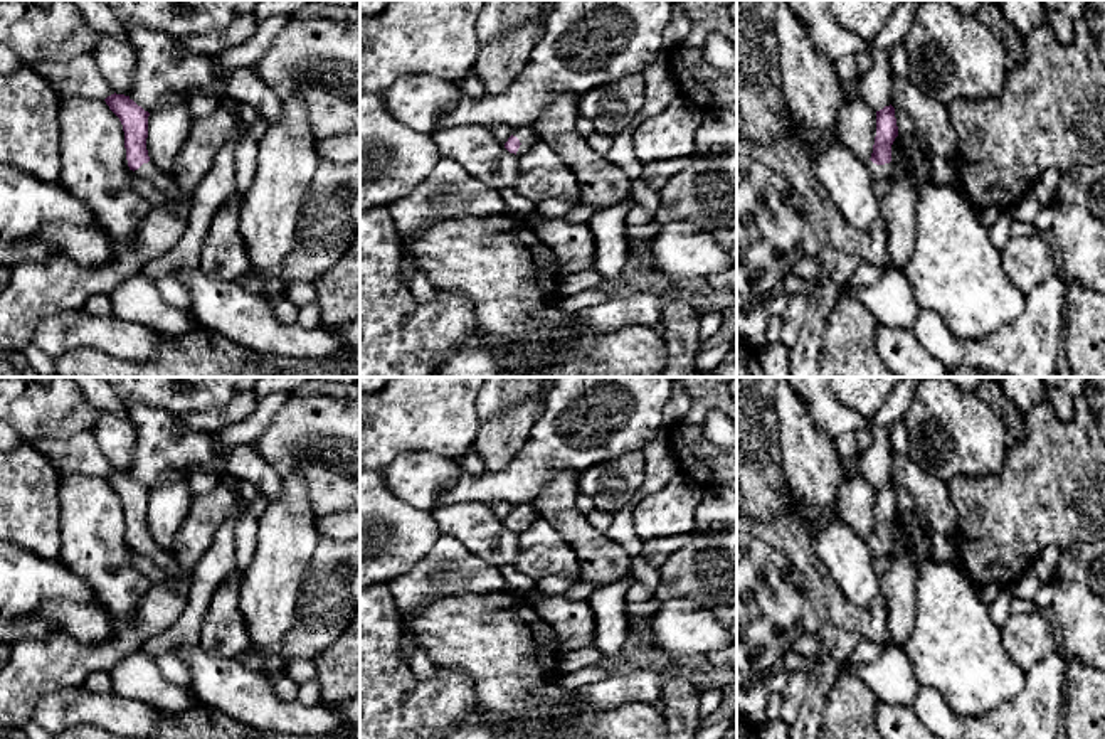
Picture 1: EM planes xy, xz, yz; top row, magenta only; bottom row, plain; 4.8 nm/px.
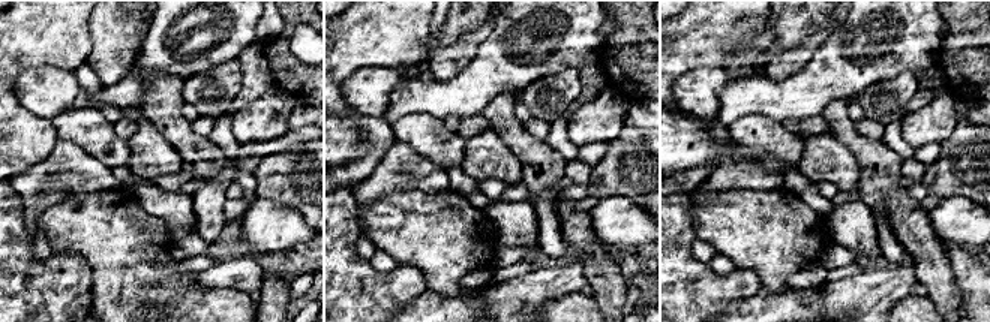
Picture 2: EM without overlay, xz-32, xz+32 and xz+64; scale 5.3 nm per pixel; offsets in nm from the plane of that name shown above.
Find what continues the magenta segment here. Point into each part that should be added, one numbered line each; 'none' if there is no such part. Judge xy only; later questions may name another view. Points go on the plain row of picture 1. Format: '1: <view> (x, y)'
1: xy (147, 547)

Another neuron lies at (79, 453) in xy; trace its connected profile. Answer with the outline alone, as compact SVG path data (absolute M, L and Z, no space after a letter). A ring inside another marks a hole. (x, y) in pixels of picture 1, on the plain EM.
M91 431L71 438L40 438L30 444L50 460L61 476L71 473L106 476L114 471Z

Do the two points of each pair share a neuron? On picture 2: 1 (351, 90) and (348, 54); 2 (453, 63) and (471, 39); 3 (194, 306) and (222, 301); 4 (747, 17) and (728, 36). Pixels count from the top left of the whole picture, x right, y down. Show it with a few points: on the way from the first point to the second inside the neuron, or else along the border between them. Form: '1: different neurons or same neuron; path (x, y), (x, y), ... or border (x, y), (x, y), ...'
1: different neurons; border (384, 66), (353, 72), (341, 86), (345, 104)
2: same neuron; path (455, 57), (467, 45)
3: same neuron; path (201, 306), (215, 306)
4: same neuron; path (743, 21), (732, 32)

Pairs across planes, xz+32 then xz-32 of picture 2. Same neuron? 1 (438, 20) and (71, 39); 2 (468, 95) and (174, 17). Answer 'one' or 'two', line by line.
1: two
2: one

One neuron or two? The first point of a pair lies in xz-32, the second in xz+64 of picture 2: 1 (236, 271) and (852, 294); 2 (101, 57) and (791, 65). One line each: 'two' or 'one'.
1: one
2: one

